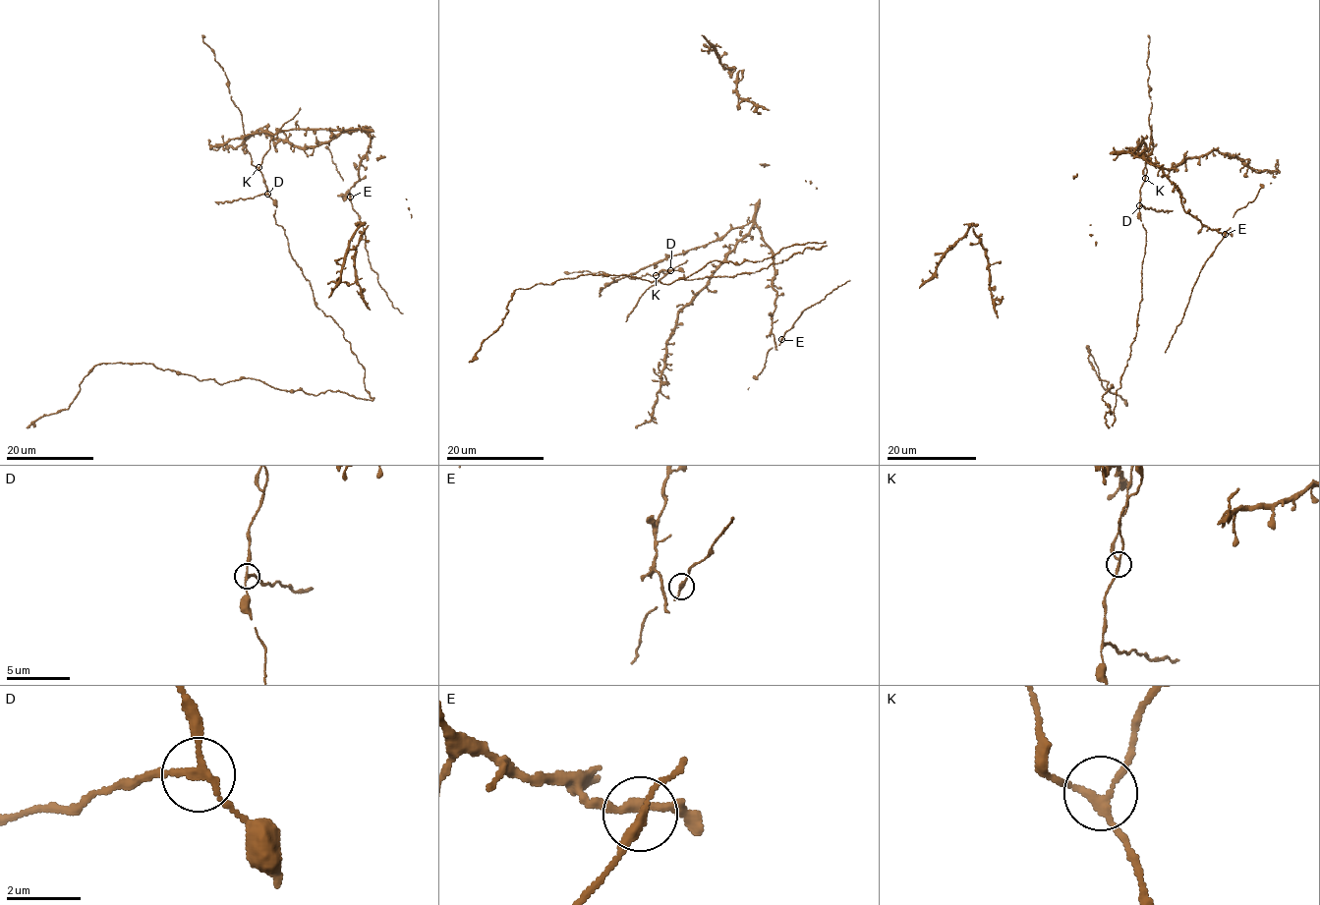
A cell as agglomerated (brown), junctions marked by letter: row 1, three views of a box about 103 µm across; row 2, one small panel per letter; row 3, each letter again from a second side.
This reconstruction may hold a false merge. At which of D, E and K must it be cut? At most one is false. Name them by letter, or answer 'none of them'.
D

